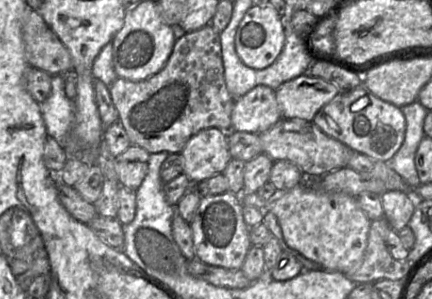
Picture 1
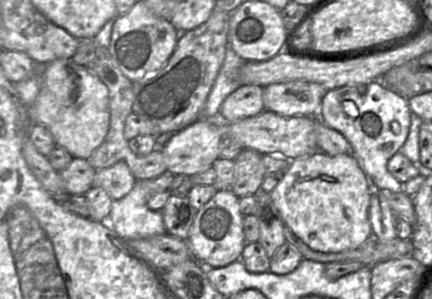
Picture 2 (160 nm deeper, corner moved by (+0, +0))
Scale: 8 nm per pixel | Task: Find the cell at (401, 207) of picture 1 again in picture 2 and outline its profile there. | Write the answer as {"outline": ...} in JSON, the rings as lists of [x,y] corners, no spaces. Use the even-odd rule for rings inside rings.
{"outline":[[[379,80],[327,90],[318,110],[318,118],[349,142],[372,189],[394,193],[402,192],[402,184],[387,170],[387,162],[407,138],[410,114],[408,99],[386,89]]]}

